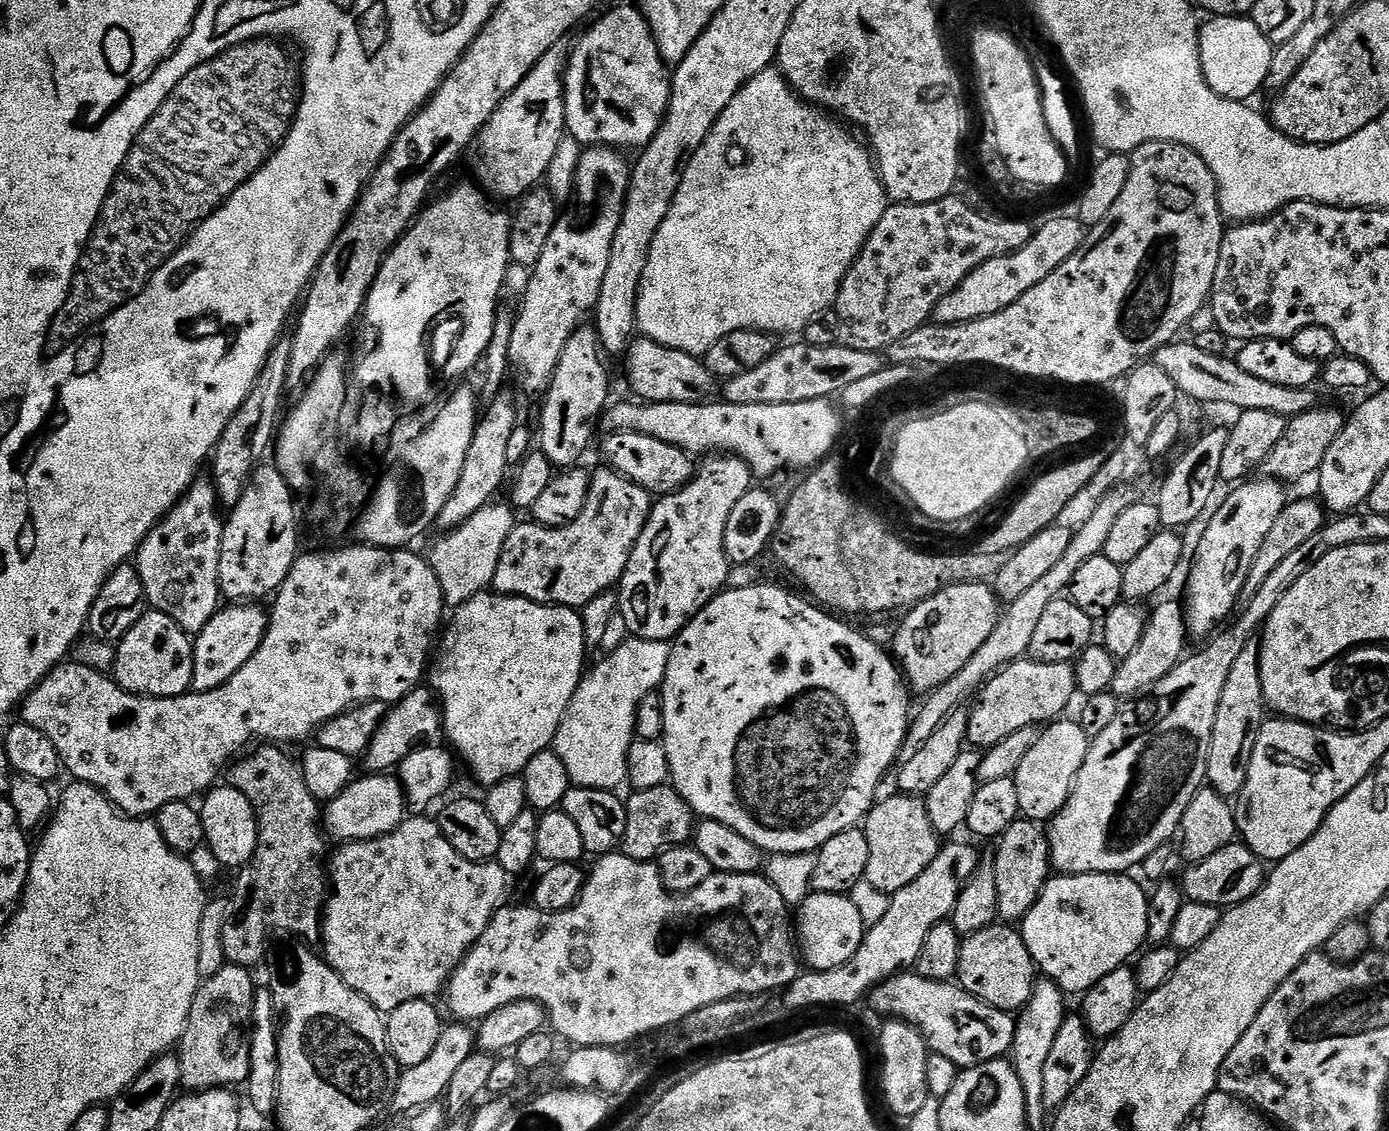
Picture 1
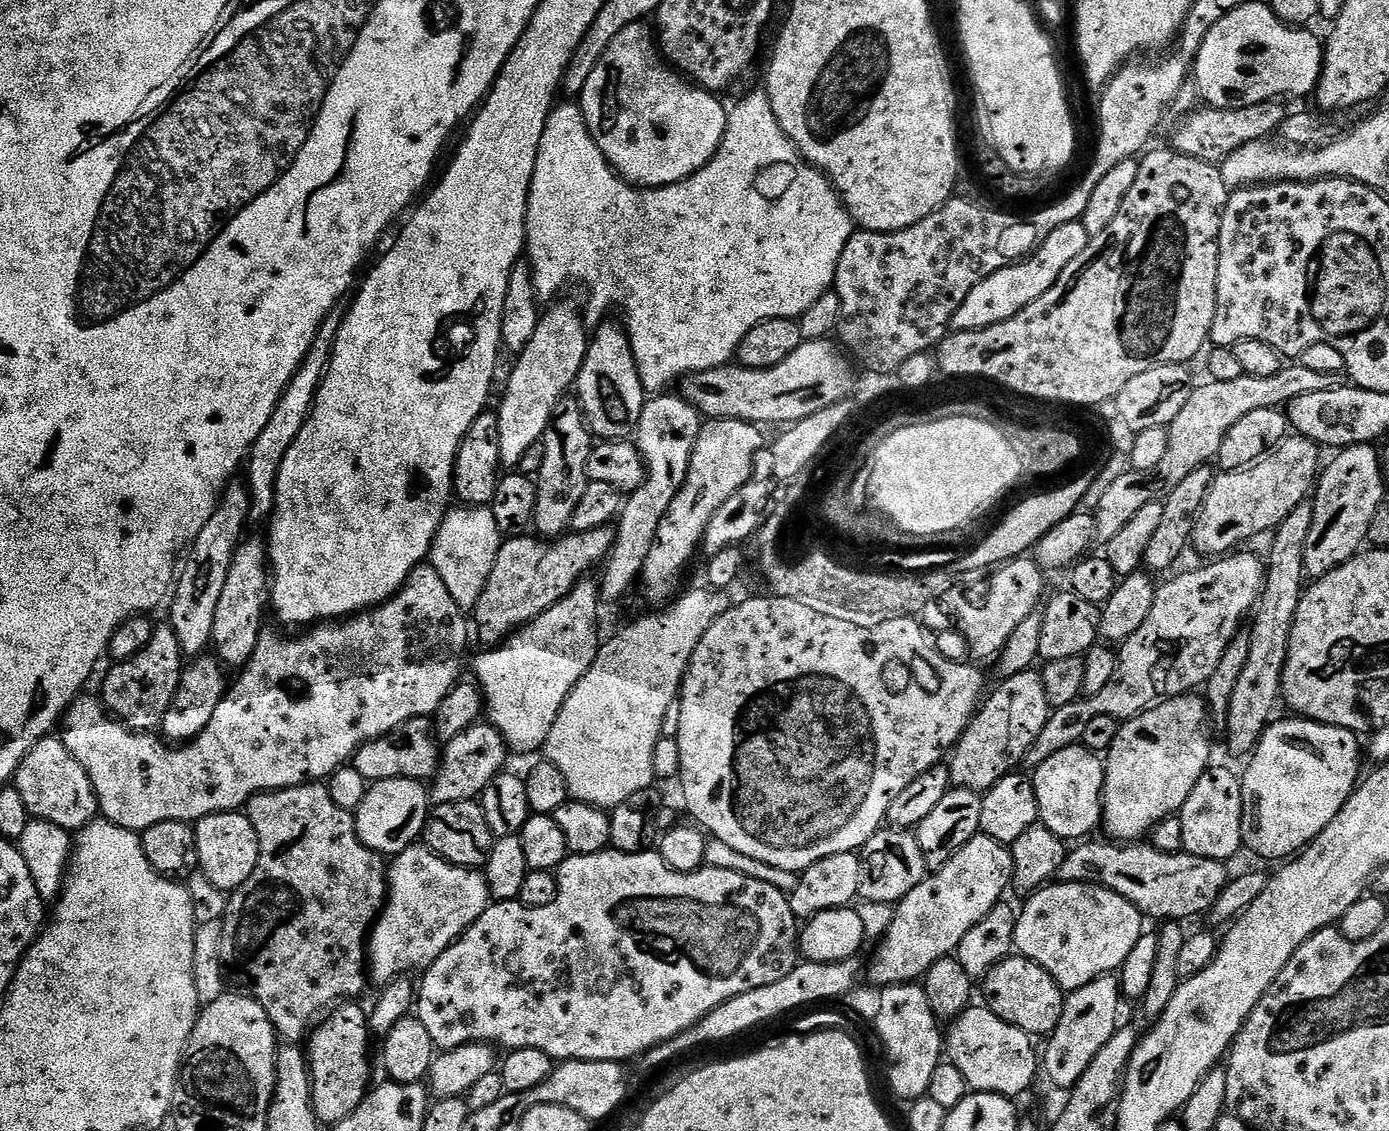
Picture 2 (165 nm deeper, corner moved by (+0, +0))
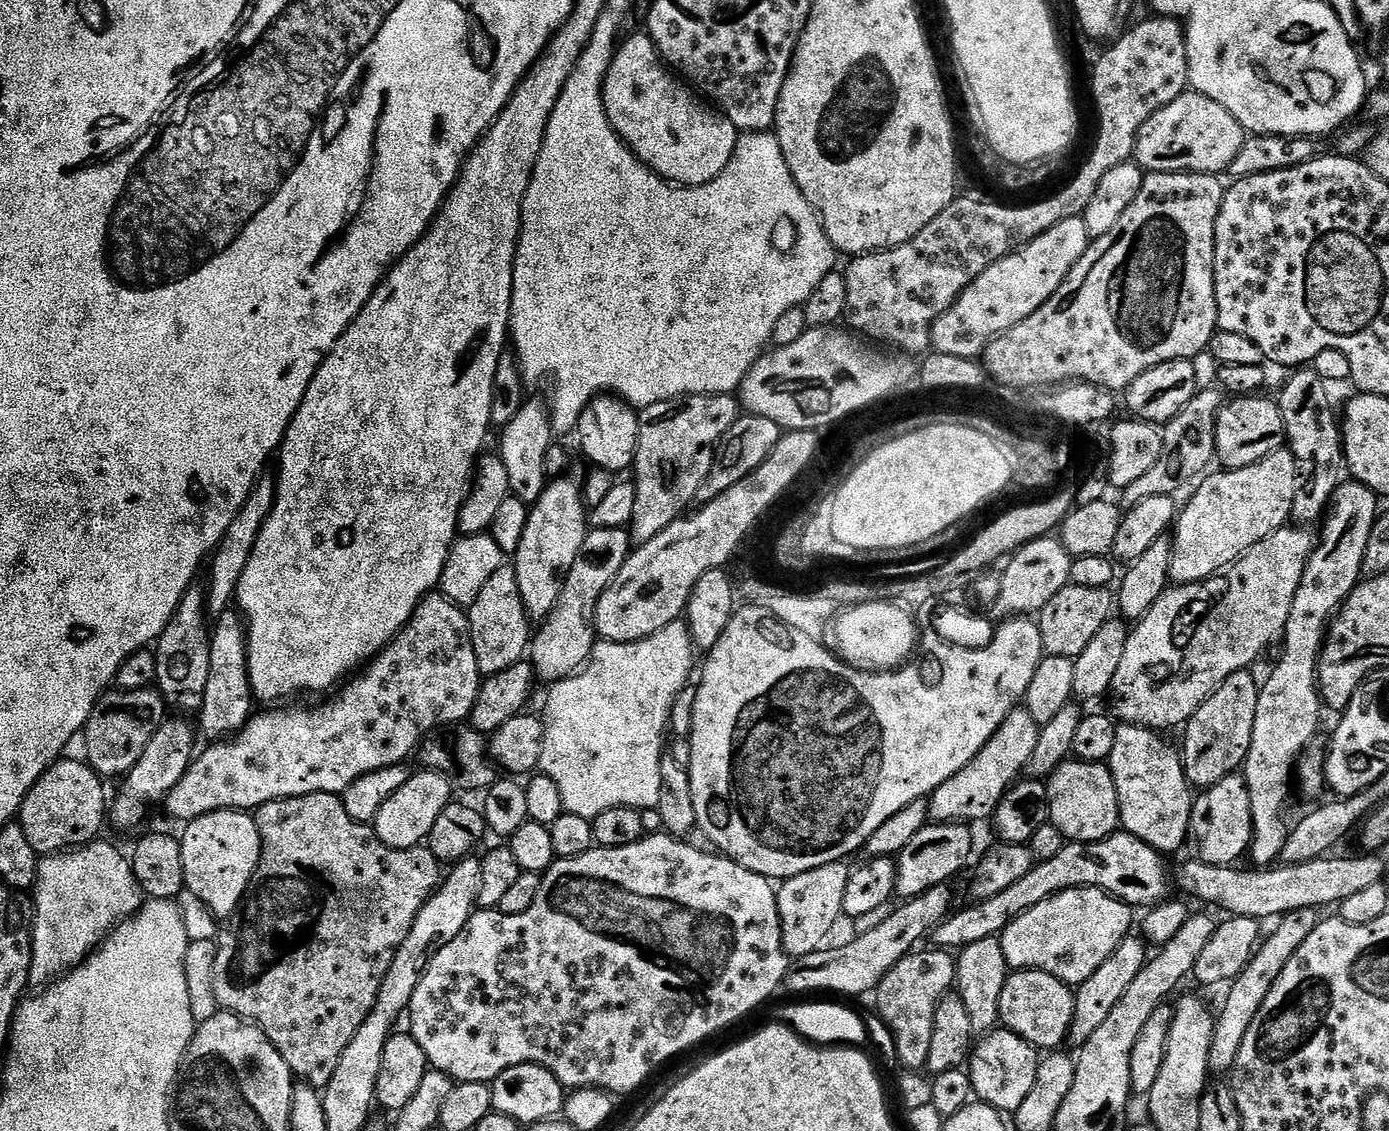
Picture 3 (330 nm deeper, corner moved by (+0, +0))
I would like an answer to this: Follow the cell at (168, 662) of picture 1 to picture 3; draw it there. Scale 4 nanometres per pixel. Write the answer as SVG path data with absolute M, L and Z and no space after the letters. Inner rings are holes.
M155 687L105 692L94 706L82 733L84 748L88 751L87 763L91 764L102 778L127 776L128 771L138 762L138 758L142 758L150 738L154 738L154 734L164 725L165 719L164 697Z

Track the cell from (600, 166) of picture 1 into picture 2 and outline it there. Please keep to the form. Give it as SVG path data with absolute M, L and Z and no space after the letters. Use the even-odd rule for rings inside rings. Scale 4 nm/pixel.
M563 300L553 303L549 307L553 308L541 315L538 330L534 330L534 336L530 342L526 342L526 350L515 357L516 365L508 376L508 385L504 388L504 397L498 407L498 430L502 437L500 462L505 469L520 466L524 455L543 441L544 431L552 423L554 406L558 406L561 398L569 395L582 370L590 332L584 329L579 310L570 301Z

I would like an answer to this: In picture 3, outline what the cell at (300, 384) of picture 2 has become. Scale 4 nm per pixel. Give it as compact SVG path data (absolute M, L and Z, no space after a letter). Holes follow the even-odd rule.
M261 475L260 479L256 481L242 506L242 510L238 510L234 522L230 522L230 530L226 530L222 542L210 557L212 574L208 580L206 579L206 595L208 598L206 612L209 617L220 617L223 612L229 611L233 607L238 582L246 571L246 562L250 562L250 554L254 554L254 542L258 542L258 534L262 534L262 526L266 522L266 518L270 518L272 507L276 501L276 476L268 475Z

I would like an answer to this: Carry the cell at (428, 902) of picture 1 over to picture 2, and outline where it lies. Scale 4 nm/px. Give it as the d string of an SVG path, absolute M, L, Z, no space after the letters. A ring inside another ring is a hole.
M413 846L400 852L388 870L388 901L372 926L366 945L366 968L376 986L407 977L408 972L423 973L467 928L487 910L490 903L488 880L483 871L463 868L443 860L427 846Z

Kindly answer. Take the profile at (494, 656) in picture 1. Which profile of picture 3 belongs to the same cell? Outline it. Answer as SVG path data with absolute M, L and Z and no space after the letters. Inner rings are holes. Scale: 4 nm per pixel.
M592 528L587 538L582 542L582 550L578 558L574 558L574 570L570 570L566 586L554 606L554 610L548 615L547 620L539 625L540 633L535 633L530 644L530 663L536 670L537 677L541 681L555 682L564 680L568 676L574 676L587 664L592 656L592 647L598 643L596 635L596 607L605 590L614 582L618 570L628 560L629 552L634 545L628 528Z

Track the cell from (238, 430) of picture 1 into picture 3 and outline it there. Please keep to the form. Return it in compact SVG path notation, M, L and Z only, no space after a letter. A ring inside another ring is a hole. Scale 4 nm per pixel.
M194 582L180 600L172 621L154 645L158 670L155 687L164 697L169 709L177 708L177 713L199 713L202 698L206 694L206 682L210 679L210 624L206 619L208 598L203 583ZM205 620L205 621L204 621ZM208 622L208 624L207 624Z

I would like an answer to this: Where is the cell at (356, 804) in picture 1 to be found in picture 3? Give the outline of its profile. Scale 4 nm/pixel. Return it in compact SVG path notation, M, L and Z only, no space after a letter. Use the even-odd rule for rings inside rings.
M417 771L406 782L406 786L402 786L402 790L394 790L394 794L386 798L382 810L378 810L374 821L377 838L391 848L415 848L423 845L430 830L434 830L434 822L438 822L438 814L442 814L442 810L453 803L452 795L454 789L451 780L437 772Z

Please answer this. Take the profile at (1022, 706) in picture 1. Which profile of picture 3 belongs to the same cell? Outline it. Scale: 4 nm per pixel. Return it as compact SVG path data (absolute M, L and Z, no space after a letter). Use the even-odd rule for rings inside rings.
M1013 707L1012 713L1004 719L1002 726L998 726L998 730L990 738L990 742L986 742L986 746L982 746L980 753L961 772L954 774L954 778L946 778L946 782L942 782L942 786L938 786L932 791L928 800L929 817L936 822L973 822L972 820L984 820L987 816L988 819L995 817L998 802L1006 795L1009 788L1021 779L1022 773L1027 769L1030 754L1034 754L1034 750L1038 746L1040 729L1041 725L1036 724L1034 718L1030 718L1027 708Z

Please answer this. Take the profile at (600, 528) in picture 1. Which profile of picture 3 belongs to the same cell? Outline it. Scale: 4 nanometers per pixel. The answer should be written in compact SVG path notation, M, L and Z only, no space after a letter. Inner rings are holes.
M515 567L499 568L486 586L482 586L482 594L467 609L468 624L472 628L474 642L474 658L478 658L478 670L481 677L502 674L502 670L510 670L518 661L525 659L530 648L530 617L522 602L522 594L518 590L518 578Z

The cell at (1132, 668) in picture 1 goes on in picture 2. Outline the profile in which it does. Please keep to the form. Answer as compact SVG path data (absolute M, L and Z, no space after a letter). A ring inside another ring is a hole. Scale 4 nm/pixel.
M1248 550L1233 551L1227 558L1208 562L1205 568L1192 568L1165 584L1161 583L1156 590L1154 610L1150 610L1146 622L1142 622L1142 626L1138 626L1138 630L1134 630L1134 634L1130 634L1130 638L1119 645L1114 678L1110 678L1110 682L1106 682L1098 694L1084 696L1072 704L1055 709L1049 715L1042 734L1038 734L1034 746L1030 746L1024 764L1035 770L1042 762L1046 762L1046 758L1058 754L1058 750L1066 750L1081 743L1086 726L1090 726L1094 718L1112 716L1117 722L1132 720L1146 709L1155 708L1161 700L1191 693L1199 689L1196 688L1199 684L1200 687L1207 685L1214 670L1218 670L1218 662L1222 662L1222 654L1226 654L1230 642L1241 631L1240 623L1249 619L1250 613L1260 602L1260 593L1264 591L1265 561L1261 557L1259 560L1252 552L1244 551Z

